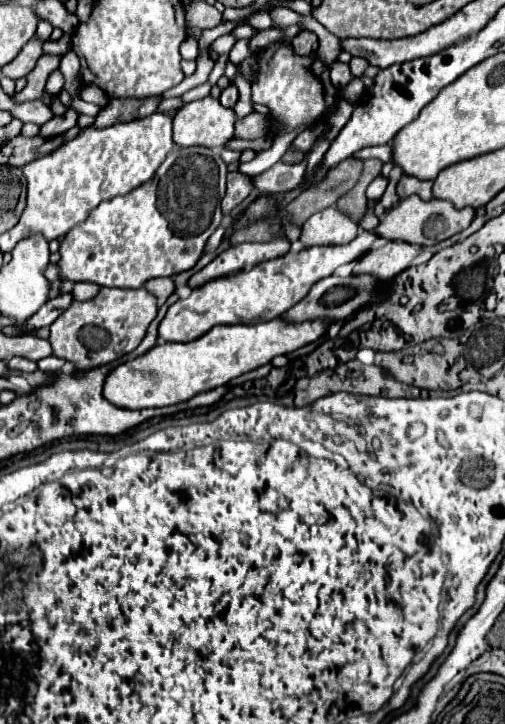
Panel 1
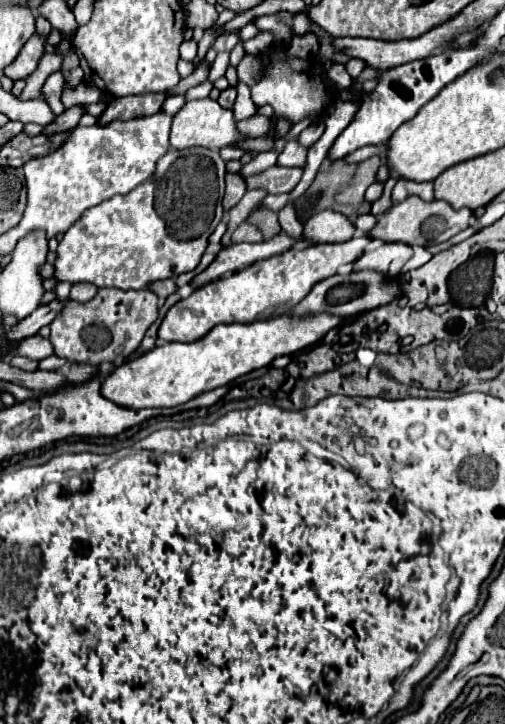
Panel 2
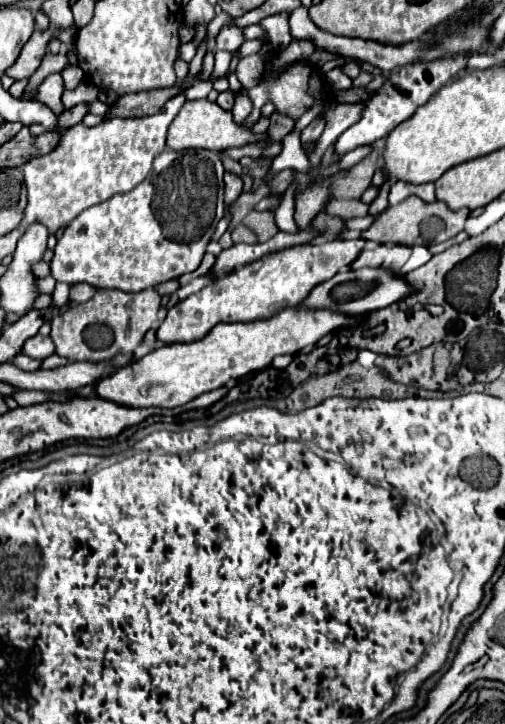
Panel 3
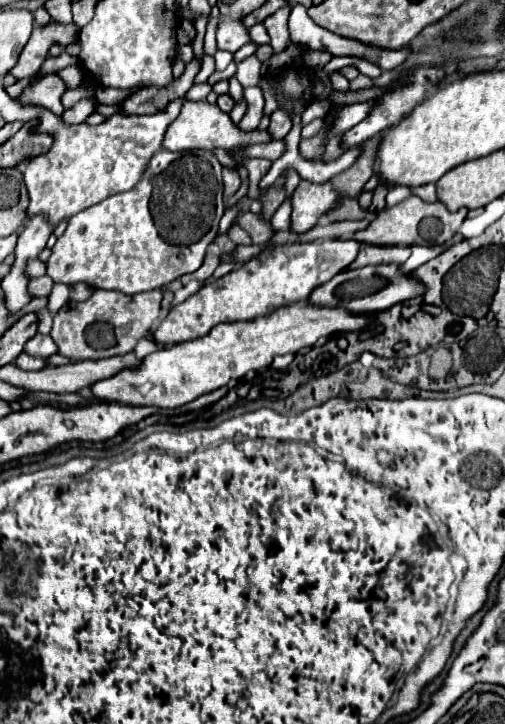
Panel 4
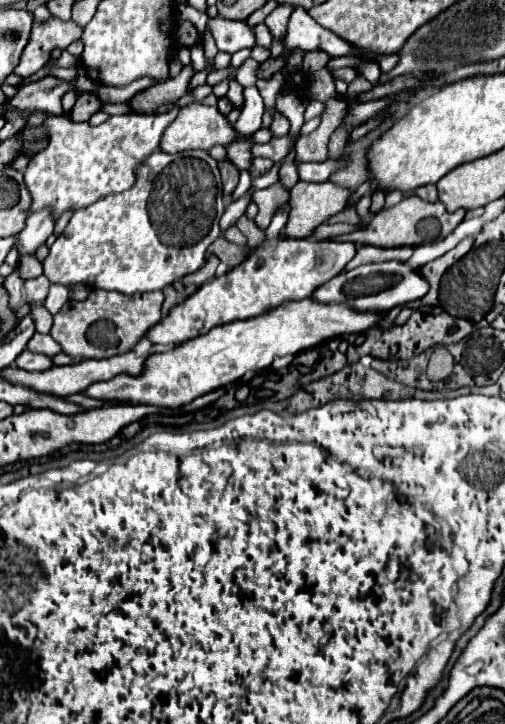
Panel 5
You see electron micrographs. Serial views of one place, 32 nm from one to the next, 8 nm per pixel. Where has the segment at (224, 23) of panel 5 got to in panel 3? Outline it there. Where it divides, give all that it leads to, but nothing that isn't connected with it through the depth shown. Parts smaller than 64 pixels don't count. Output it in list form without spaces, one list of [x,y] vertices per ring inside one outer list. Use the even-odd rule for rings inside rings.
[[[224,26],[218,36],[216,36],[216,50],[228,50],[228,52],[234,52],[242,46],[244,42],[244,36],[242,36],[242,30],[240,28],[234,28],[234,26]]]

